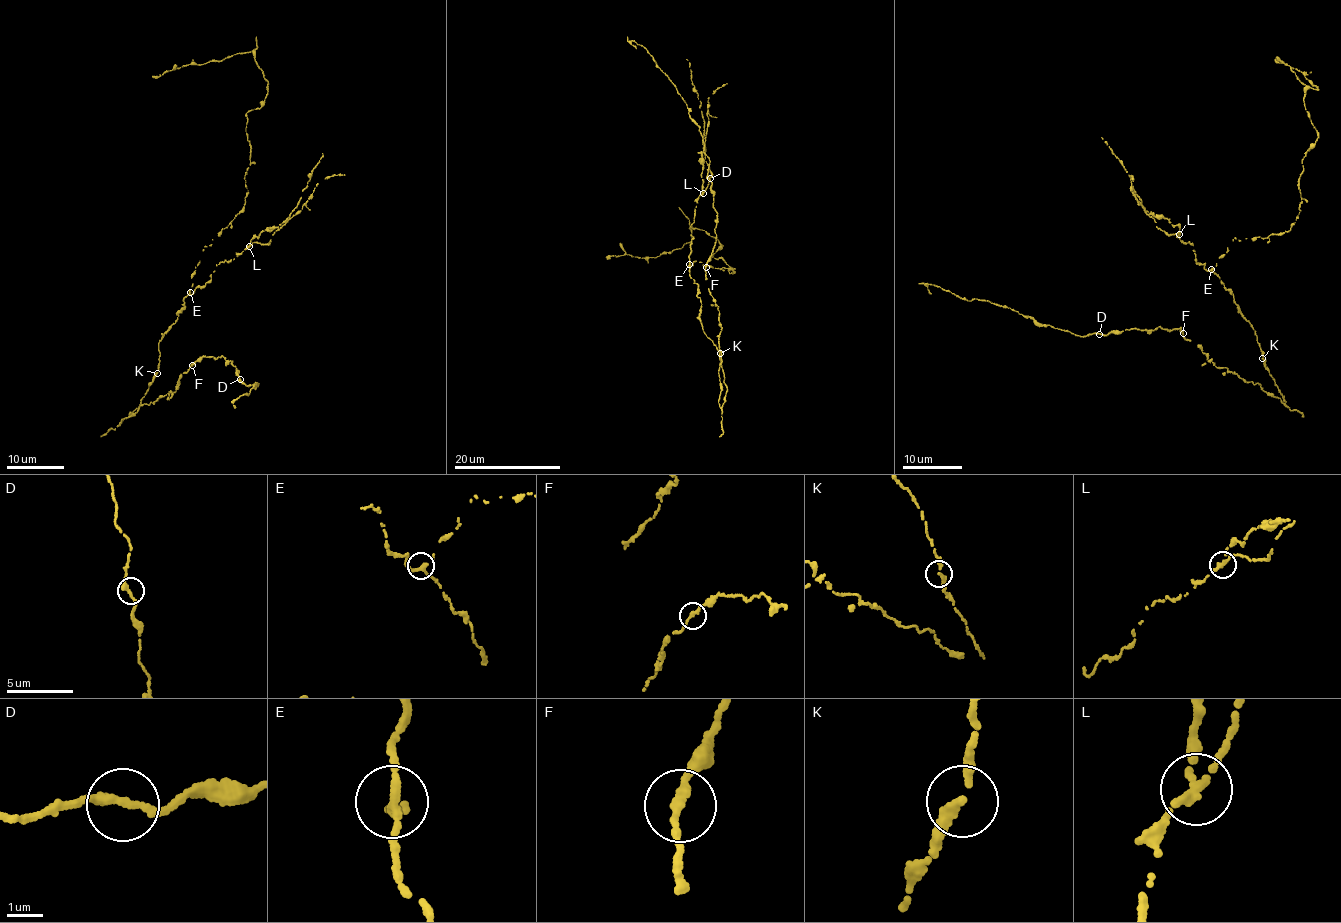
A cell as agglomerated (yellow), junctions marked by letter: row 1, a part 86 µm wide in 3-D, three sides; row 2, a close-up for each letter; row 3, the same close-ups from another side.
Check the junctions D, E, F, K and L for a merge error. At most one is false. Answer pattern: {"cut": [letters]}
{"cut": ["L"]}

